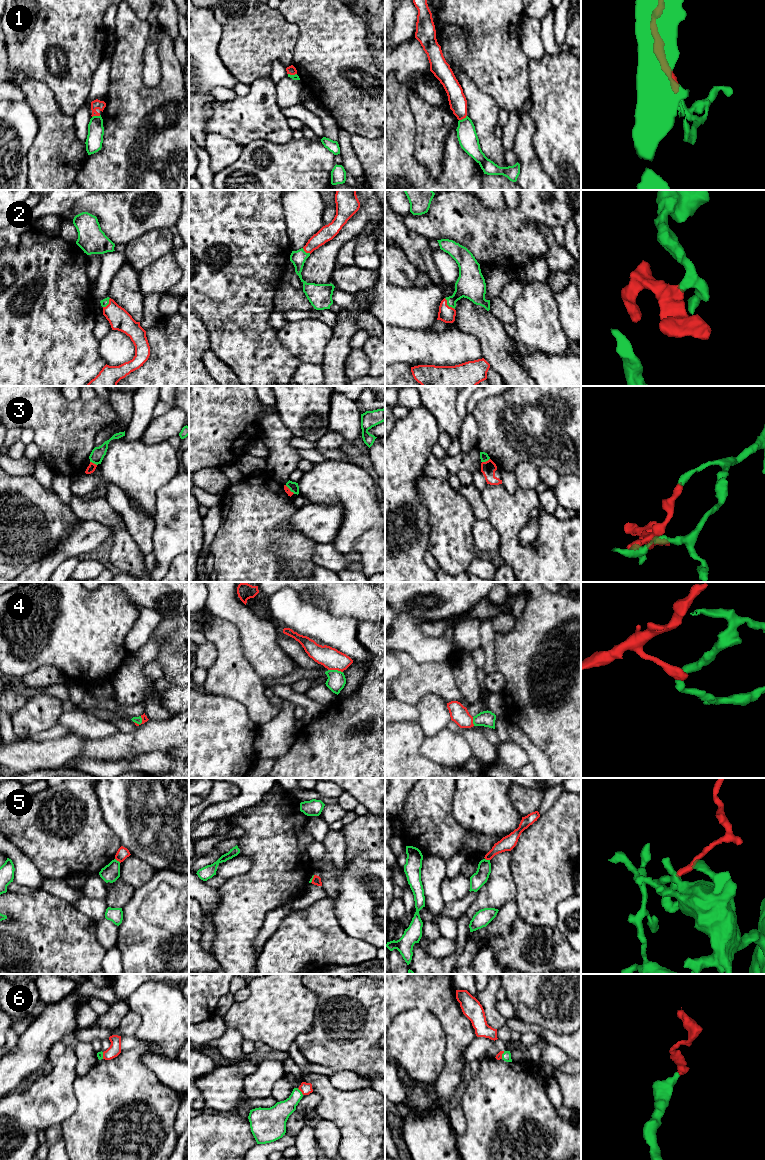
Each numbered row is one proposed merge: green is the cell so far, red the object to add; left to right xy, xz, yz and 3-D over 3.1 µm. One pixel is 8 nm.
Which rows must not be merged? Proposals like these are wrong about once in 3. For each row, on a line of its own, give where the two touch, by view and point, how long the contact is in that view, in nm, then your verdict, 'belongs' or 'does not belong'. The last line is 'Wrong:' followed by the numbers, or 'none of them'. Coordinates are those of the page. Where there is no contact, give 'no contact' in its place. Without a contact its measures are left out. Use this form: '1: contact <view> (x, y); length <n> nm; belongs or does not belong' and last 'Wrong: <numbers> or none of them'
1: contact yz (462, 119); length 80 nm; does not belong
2: contact yz (448, 305); length 130 nm; belongs
3: contact yz (485, 461); length 70 nm; does not belong
4: contact xz (335, 670); length 120 nm; does not belong
5: contact xy (118, 861); length 60 nm; does not belong
6: contact xz (300, 1091); length 80 nm; belongs
Wrong: 1, 3, 4, 5

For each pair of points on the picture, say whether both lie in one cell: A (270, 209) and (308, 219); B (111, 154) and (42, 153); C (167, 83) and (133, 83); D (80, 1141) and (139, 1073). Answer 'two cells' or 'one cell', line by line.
A: two cells
B: two cells
C: one cell
D: one cell

